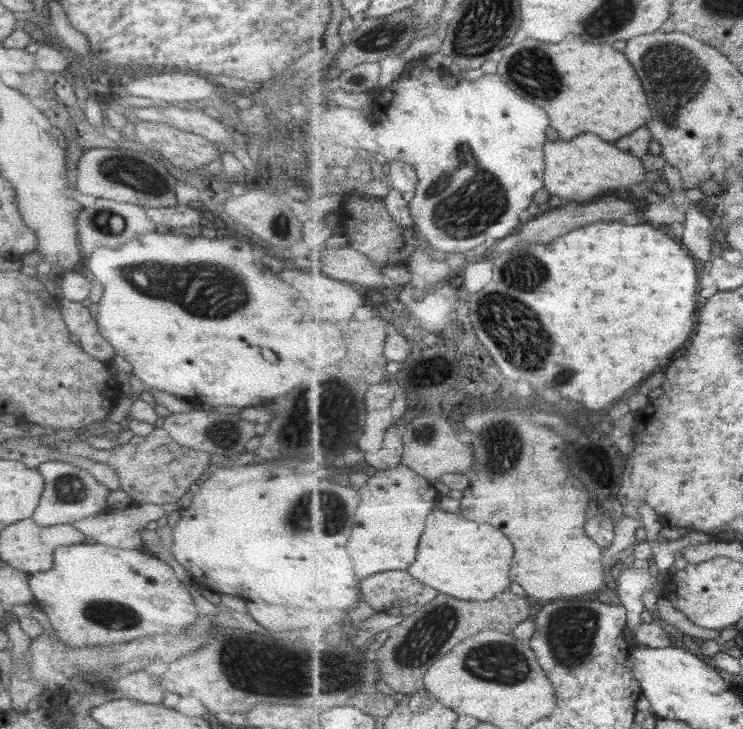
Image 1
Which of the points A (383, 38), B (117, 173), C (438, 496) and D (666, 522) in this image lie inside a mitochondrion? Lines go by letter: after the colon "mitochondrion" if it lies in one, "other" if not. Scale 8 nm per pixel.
A: mitochondrion
B: mitochondrion
C: other
D: other

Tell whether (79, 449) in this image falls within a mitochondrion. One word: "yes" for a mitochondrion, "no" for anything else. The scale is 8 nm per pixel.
no

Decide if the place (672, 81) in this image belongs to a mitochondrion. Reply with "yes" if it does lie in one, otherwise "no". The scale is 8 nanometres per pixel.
yes

